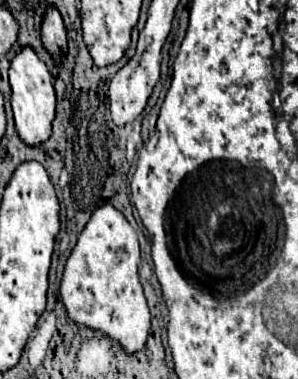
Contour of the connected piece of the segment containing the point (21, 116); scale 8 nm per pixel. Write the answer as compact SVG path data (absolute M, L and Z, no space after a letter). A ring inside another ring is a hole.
M31 46L21 48L9 66L9 82L11 82L11 106L15 114L15 126L21 140L29 146L41 144L51 136L51 122L55 118L55 90L53 76L47 70L45 62L37 56Z

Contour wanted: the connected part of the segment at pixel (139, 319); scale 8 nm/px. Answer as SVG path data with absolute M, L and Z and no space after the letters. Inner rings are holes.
M111 204L99 206L99 210L95 210L95 214L89 218L87 226L79 234L79 240L65 264L61 288L59 288L61 300L67 308L67 314L77 324L99 330L99 332L119 340L119 344L127 352L141 350L145 346L145 340L149 334L149 308L147 308L147 300L143 296L143 288L139 284L137 266L139 266L139 242L137 242L137 234L133 230L133 226Z

